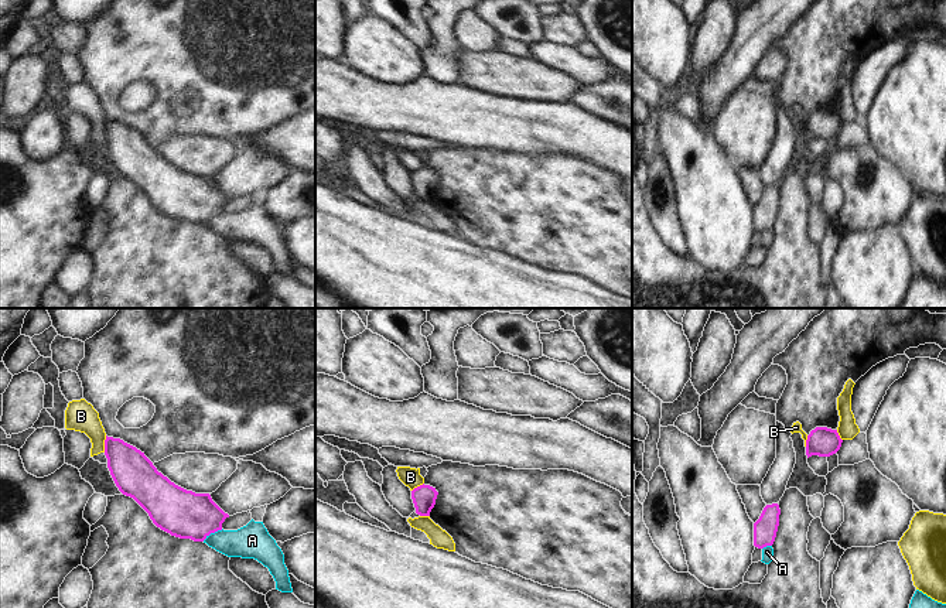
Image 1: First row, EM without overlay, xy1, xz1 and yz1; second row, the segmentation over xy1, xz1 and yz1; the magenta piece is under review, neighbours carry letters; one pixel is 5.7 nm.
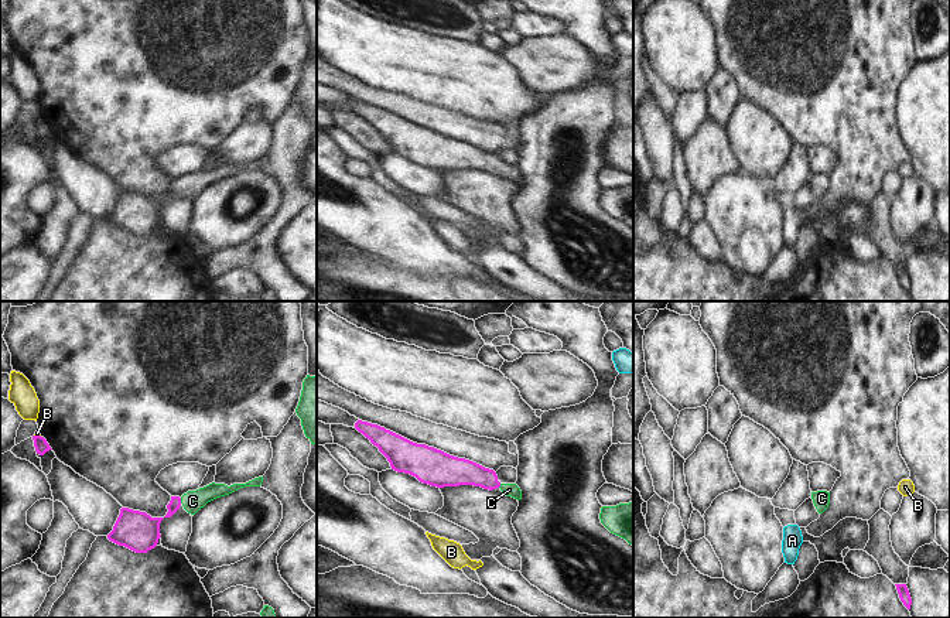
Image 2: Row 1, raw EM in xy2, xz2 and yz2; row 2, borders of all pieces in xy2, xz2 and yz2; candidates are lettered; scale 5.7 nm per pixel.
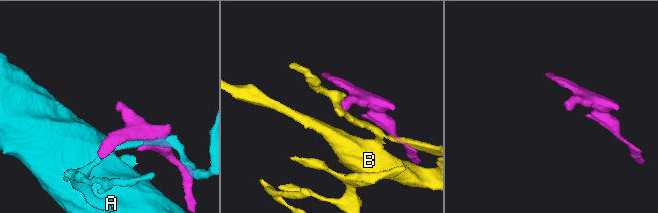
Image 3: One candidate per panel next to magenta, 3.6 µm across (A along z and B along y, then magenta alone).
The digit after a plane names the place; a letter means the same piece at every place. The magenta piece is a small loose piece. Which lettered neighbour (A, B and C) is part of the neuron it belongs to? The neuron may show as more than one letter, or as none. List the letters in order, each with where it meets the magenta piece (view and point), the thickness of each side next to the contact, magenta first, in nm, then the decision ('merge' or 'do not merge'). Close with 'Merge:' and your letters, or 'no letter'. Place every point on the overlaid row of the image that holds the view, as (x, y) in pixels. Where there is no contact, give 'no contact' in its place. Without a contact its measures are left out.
A: meets magenta in xy1 at (212, 532); 280 nm thick on the magenta side, 190 nm on the other; do not merge
B: meets magenta in xy1 at (105, 444); 240 nm thick on the magenta side, 170 nm on the other; do not merge
C: meets magenta in xy2 at (180, 501); 160 nm thick on the magenta side, 120 nm on the other; merge
Merge: C

